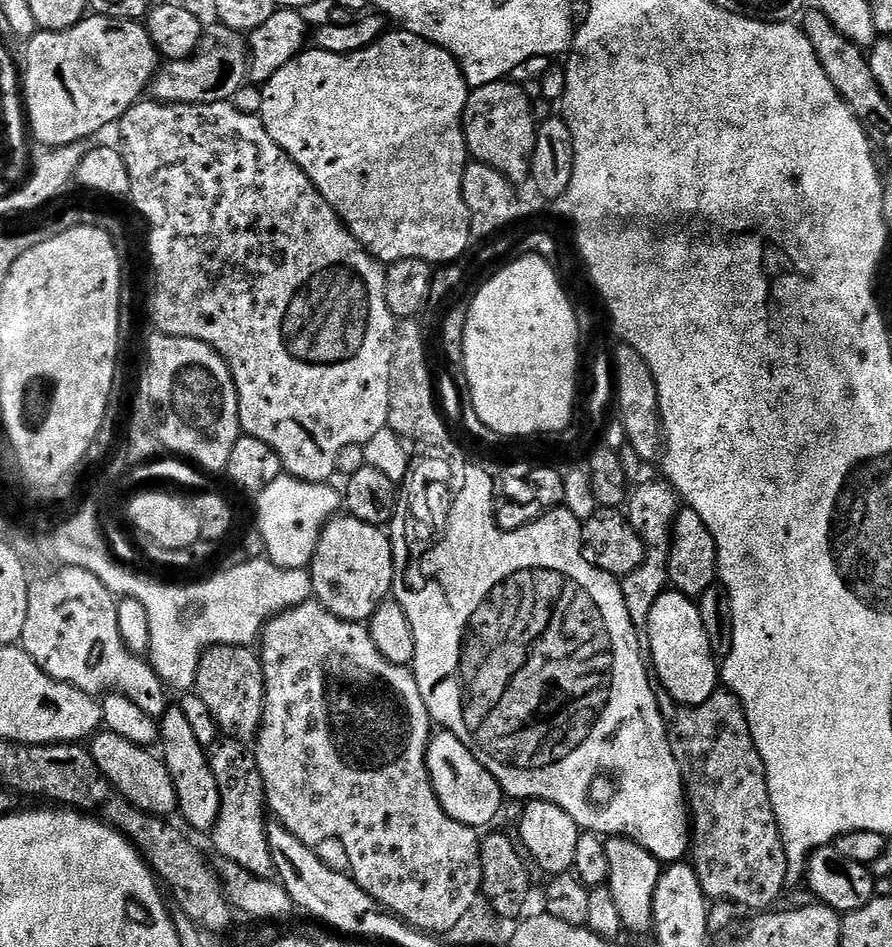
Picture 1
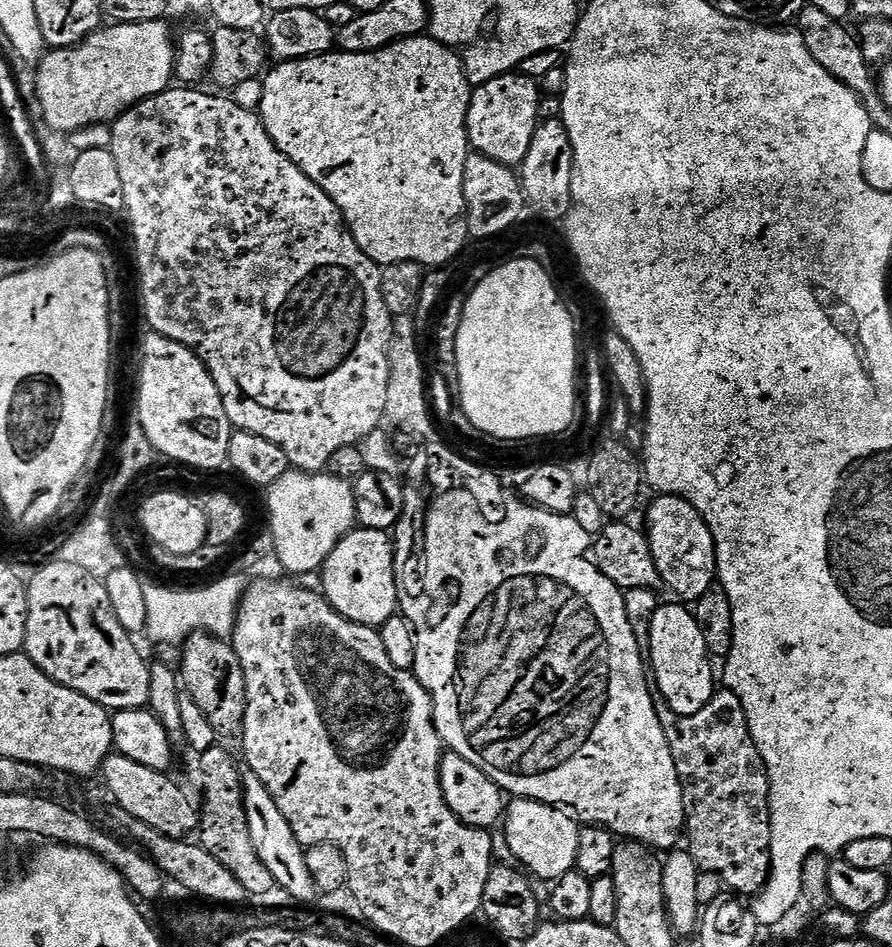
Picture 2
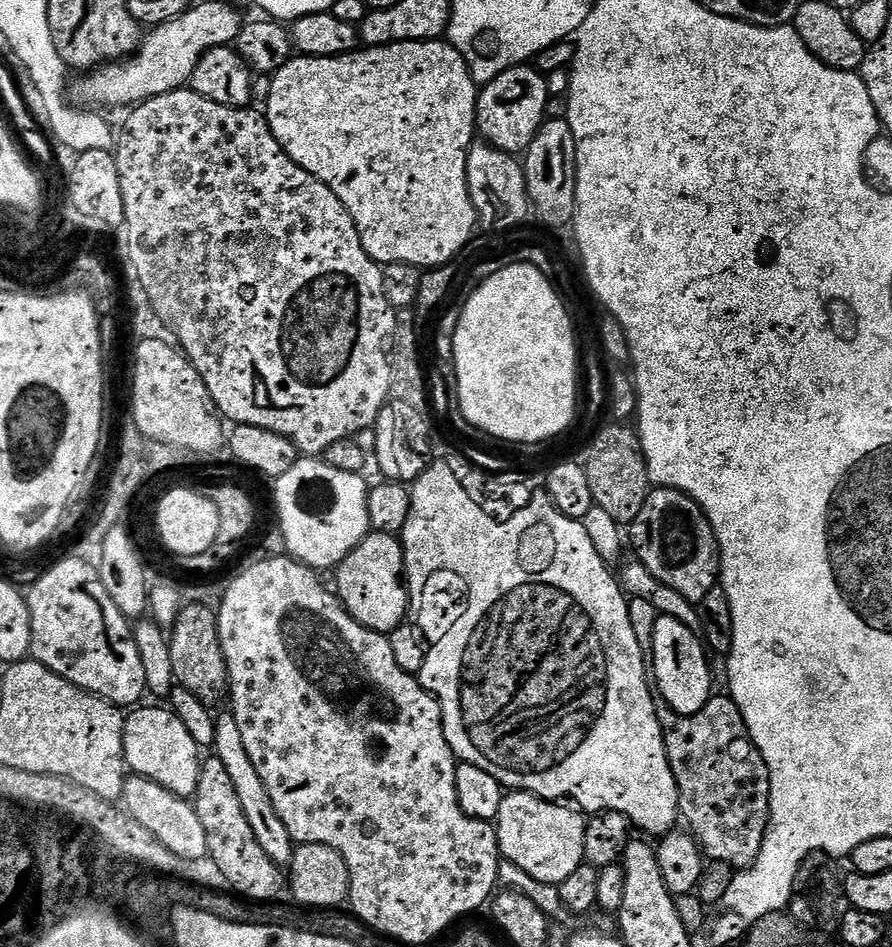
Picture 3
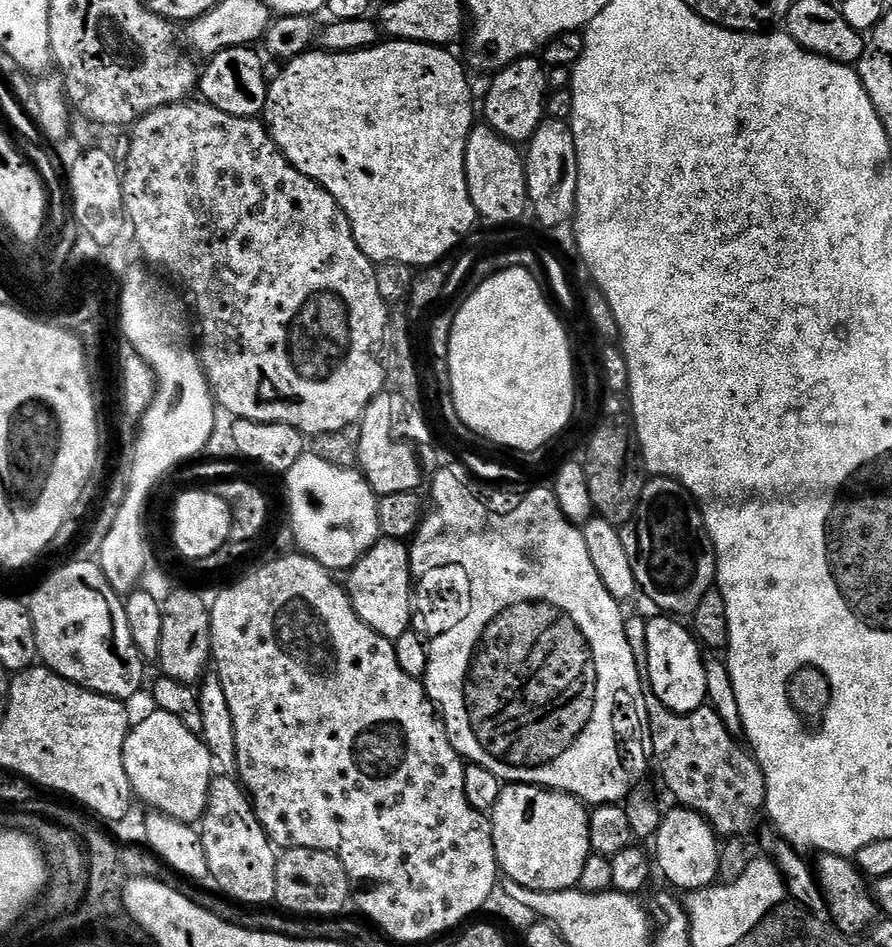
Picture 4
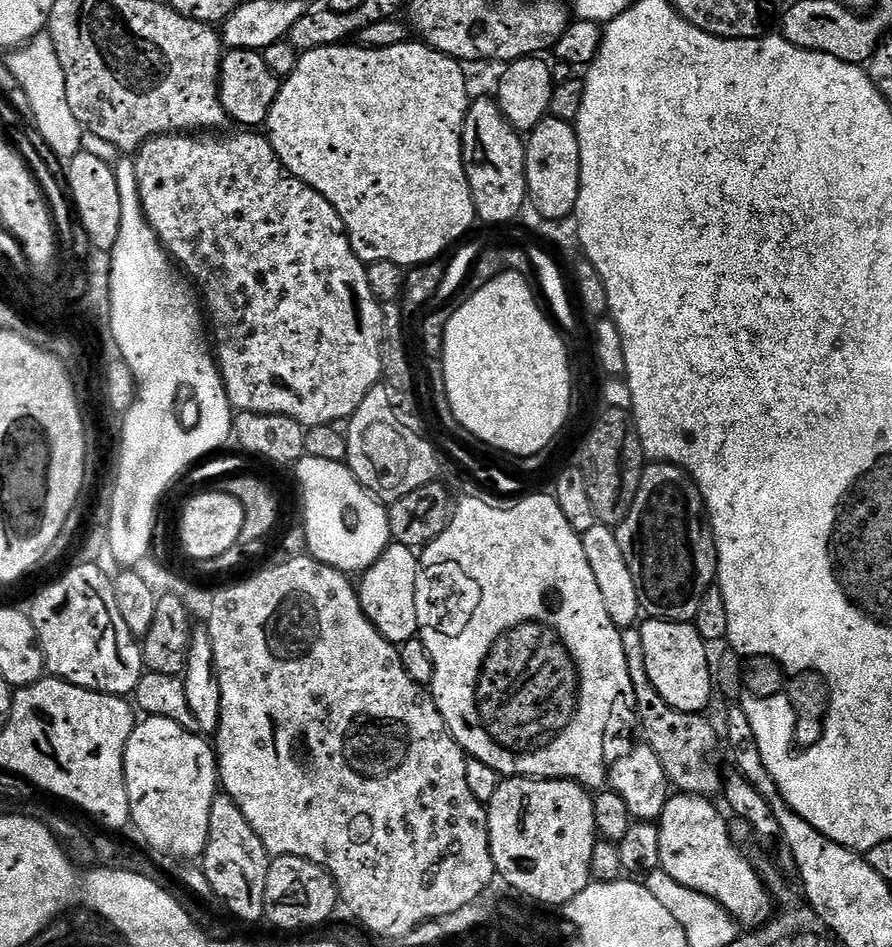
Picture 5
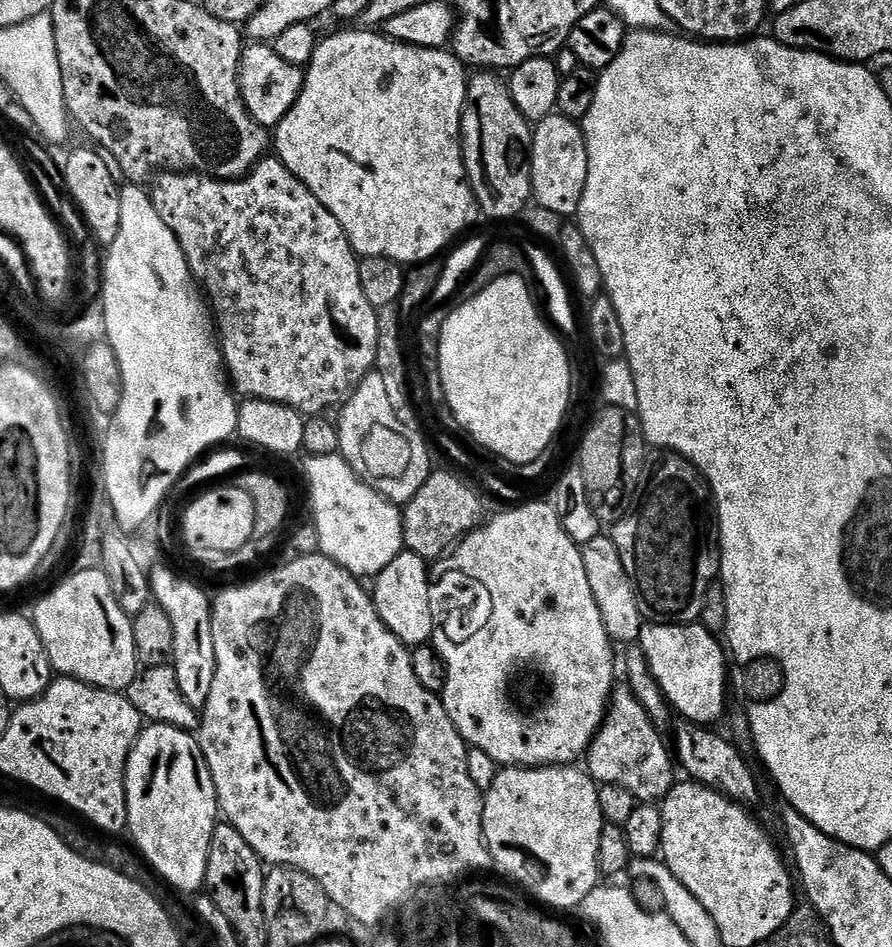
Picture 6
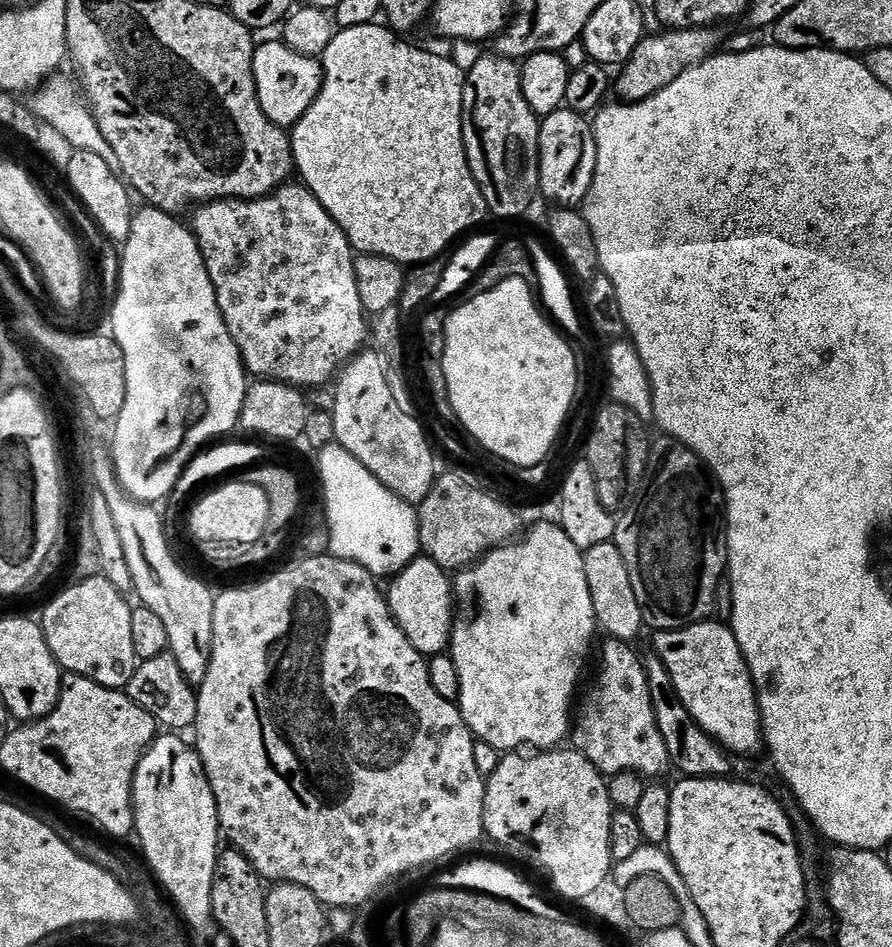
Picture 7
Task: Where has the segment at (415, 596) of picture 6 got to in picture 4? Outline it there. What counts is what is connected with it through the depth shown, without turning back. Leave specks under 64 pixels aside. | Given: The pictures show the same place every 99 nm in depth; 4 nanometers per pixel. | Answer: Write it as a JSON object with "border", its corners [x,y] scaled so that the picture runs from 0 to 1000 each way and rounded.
{"border":[[[427,568],[395,600],[393,614],[388,624],[397,644],[410,661],[443,678],[463,662],[462,645],[462,585],[452,570]]]}

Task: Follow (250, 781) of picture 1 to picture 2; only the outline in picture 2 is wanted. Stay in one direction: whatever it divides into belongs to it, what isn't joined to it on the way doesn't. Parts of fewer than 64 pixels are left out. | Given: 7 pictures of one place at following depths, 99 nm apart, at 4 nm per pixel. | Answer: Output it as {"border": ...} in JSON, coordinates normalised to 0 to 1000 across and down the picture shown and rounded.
{"border":[[[243,788],[223,795],[224,815],[229,818],[229,851],[223,854],[222,890],[265,927],[278,941],[279,947],[296,946],[309,938],[307,923],[298,919],[294,906],[289,906],[289,898],[280,885],[280,868],[276,866],[274,850],[274,815],[268,801],[263,803],[250,788]]]}

